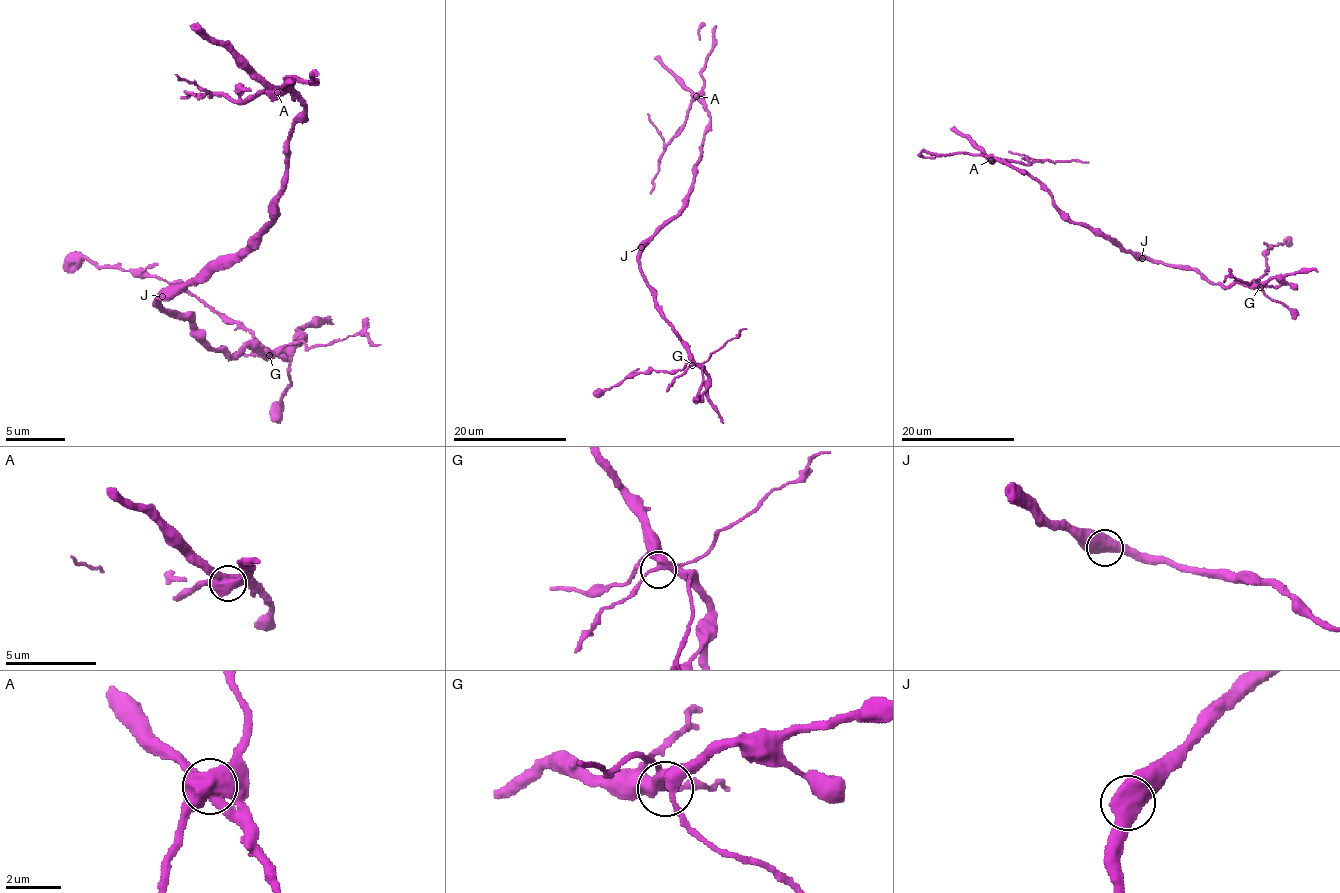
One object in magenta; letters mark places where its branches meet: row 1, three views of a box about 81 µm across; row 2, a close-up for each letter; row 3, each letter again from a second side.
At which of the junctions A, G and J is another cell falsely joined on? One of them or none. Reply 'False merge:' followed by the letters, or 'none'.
False merge: A

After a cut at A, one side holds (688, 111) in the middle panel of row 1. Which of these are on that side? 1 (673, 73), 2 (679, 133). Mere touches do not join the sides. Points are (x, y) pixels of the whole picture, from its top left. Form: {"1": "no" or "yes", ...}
{"1": "no", "2": "yes"}

